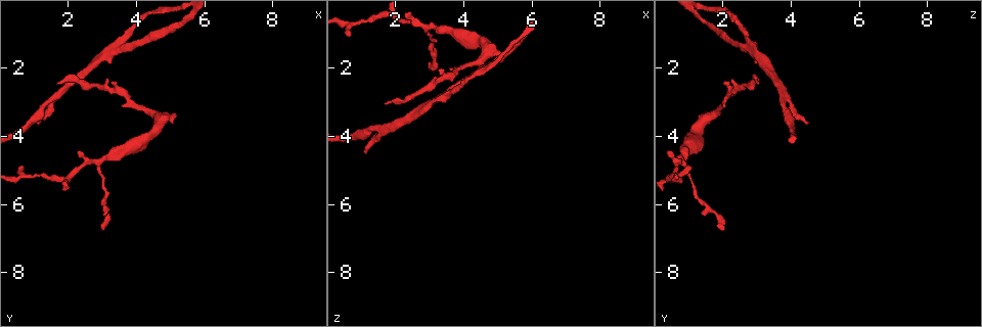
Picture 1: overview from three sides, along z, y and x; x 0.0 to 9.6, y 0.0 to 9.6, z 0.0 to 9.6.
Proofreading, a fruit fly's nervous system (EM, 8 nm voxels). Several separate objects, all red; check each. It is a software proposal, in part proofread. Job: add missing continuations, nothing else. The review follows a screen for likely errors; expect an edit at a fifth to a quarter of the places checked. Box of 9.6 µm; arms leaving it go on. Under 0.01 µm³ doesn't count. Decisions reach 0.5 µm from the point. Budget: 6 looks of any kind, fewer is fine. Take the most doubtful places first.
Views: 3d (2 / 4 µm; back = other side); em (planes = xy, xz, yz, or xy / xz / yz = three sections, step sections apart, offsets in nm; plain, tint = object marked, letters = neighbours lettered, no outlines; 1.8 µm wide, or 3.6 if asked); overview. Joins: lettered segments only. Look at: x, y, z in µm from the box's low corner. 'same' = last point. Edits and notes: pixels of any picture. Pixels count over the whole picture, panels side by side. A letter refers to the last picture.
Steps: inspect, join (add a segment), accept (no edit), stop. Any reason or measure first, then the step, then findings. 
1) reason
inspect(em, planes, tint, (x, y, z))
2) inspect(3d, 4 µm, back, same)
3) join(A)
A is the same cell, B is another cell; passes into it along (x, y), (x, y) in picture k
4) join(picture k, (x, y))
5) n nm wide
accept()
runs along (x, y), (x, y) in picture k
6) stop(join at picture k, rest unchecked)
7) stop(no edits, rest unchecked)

thin end
inspect(3d, 2 µm, (1.65, 2.50, 3.05))

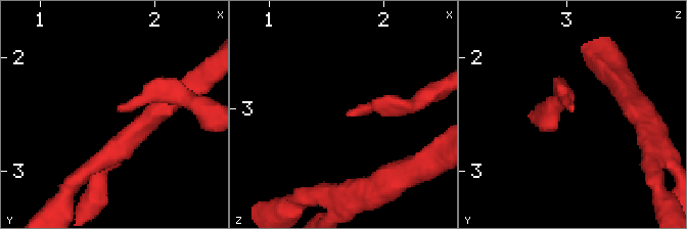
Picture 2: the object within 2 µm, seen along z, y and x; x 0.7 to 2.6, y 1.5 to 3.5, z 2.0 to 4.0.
shape alone is not enough
inspect(em, planes, letters, (1.72, 2.46, 3.04))

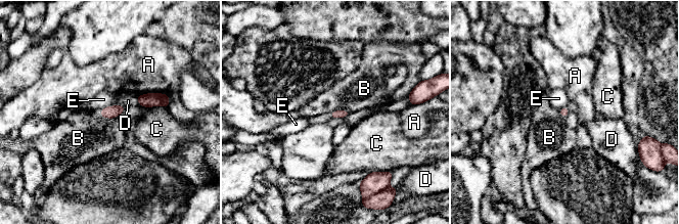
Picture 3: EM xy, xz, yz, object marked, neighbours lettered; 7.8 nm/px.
accept()
A, B, C, D and E are other cells; no lettered segment goes on from it

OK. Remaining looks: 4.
tapers out
inspect(3d, 2 µm, (3.05, 6.80, 2.00))

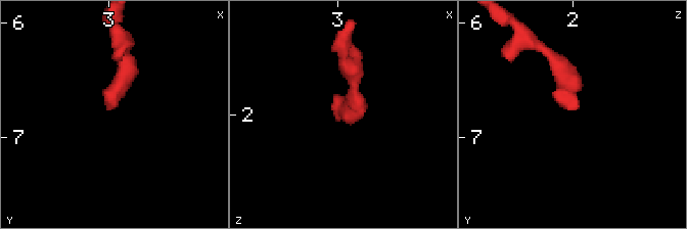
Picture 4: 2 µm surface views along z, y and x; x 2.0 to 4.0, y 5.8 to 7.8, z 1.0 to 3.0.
need the tissue
inspect(em, yz, step 16, letters, (3.00, 6.76, 2.06))

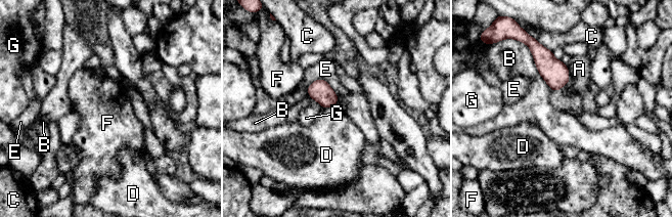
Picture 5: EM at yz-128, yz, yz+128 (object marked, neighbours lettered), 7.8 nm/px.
accept()
A, B, C, D, E, F and G are other cells; border along (337, 104), (324, 109) in picture 5; none of them fits

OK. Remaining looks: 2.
three-way junction
inspect(3d, 4 µm, (3.40, 1.40, 2.90))

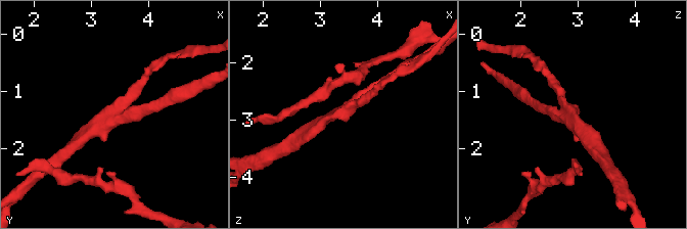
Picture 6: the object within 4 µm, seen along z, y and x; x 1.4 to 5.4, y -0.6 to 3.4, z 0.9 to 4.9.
inspect(em, 3.6 µm, xz, step 8, letters, (3.45, 1.40, 2.85))

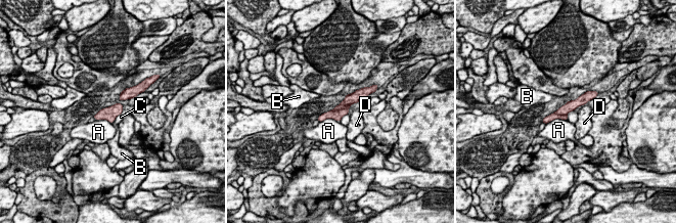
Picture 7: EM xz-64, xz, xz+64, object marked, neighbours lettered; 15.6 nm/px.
180 nm wide
accept()
A, B, C and D are other cells; border along (574, 109), (567, 115), (567, 120) in picture 7; no lettered segment goes on from it

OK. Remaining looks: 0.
stop(no edits, rest unchecked)

